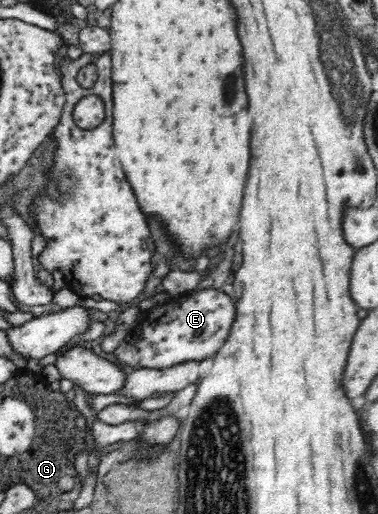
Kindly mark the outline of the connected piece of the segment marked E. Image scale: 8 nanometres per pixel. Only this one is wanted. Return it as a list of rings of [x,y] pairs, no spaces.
[[[196,289],[185,297],[176,298],[174,301],[155,305],[145,310],[138,316],[138,324],[130,333],[129,339],[124,339],[113,351],[114,356],[121,364],[137,368],[163,369],[170,368],[184,362],[202,362],[206,358],[214,356],[225,343],[229,335],[230,327],[234,322],[236,310],[234,303],[221,289]]]

